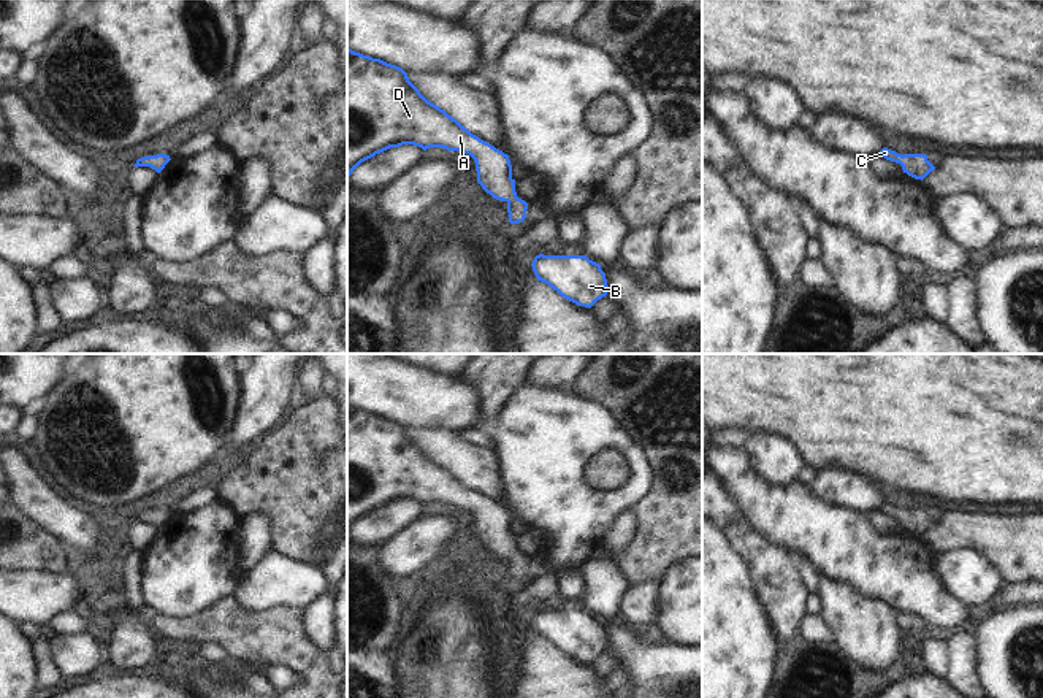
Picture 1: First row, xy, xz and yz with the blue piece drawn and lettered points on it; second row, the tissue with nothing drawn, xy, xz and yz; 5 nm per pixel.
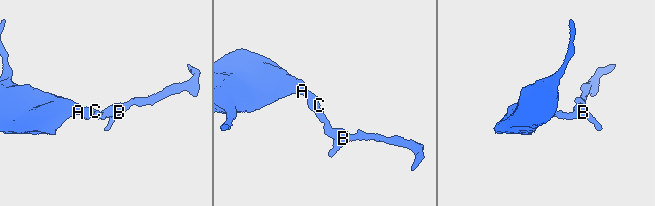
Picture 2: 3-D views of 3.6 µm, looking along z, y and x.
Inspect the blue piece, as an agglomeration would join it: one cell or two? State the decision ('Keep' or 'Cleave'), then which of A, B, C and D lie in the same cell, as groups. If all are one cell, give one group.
Keep. Groups: A B C D

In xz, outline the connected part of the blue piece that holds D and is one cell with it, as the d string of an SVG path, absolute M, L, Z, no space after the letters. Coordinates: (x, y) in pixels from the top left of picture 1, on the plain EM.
M347 405L347 533L361 517L403 500L469 509L482 544L507 558L509 577L525 576L528 558L517 552L507 509L428 457L403 424Z

